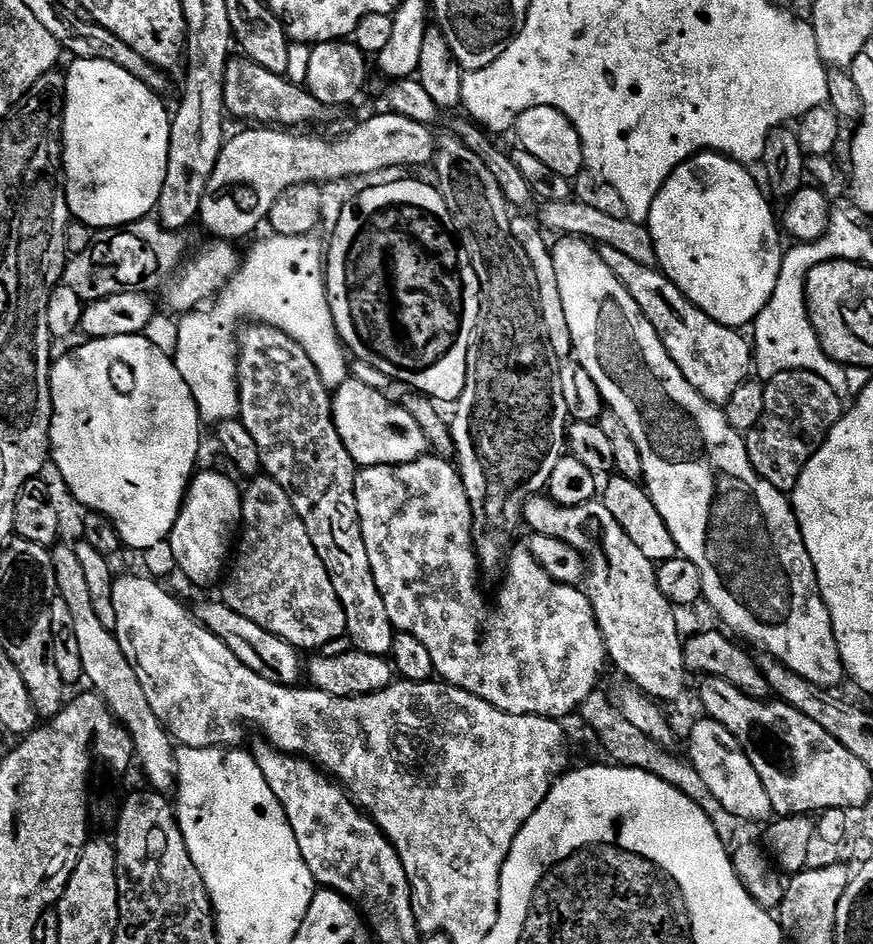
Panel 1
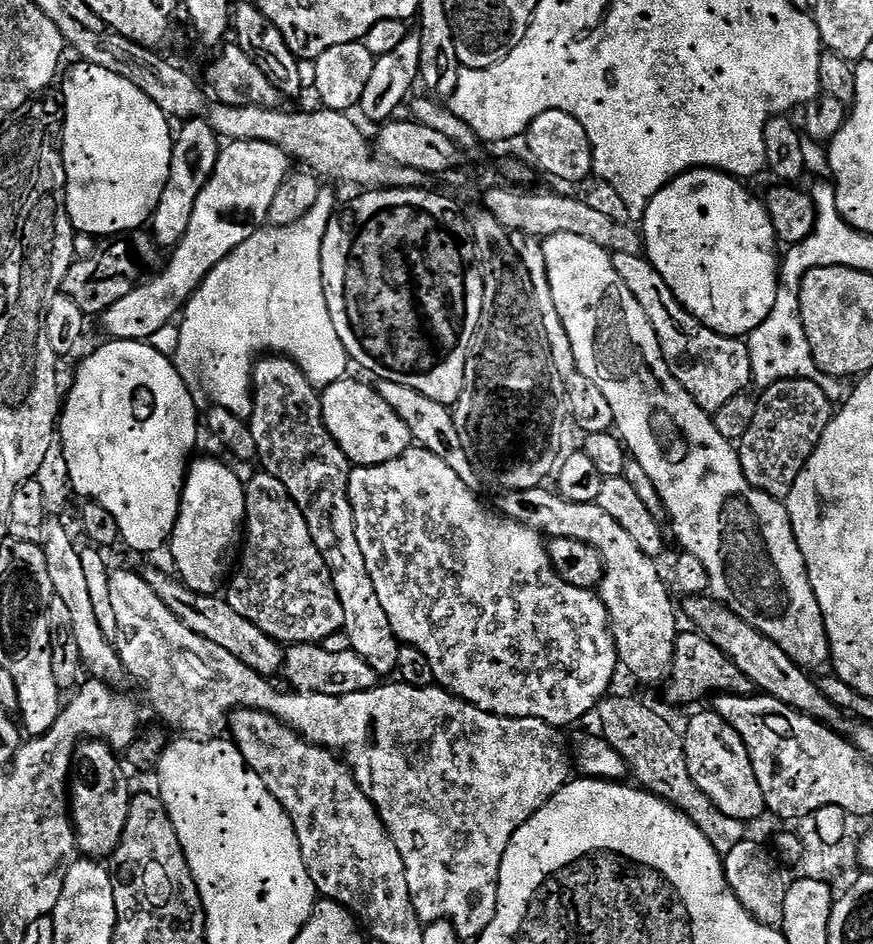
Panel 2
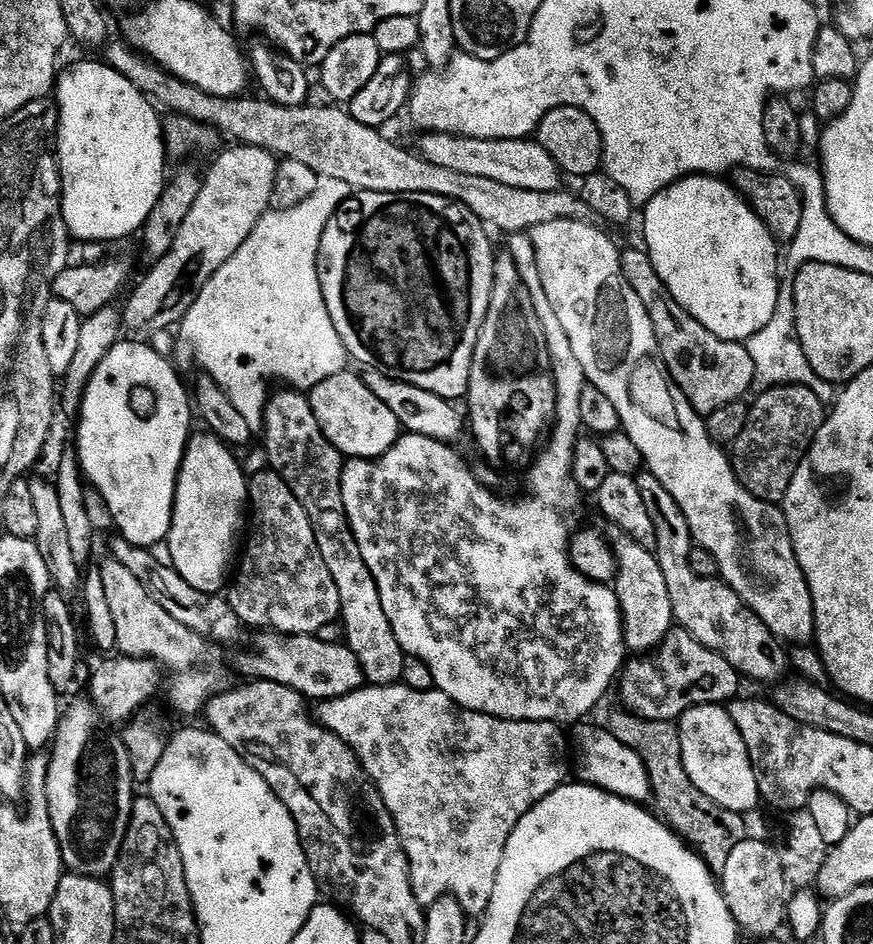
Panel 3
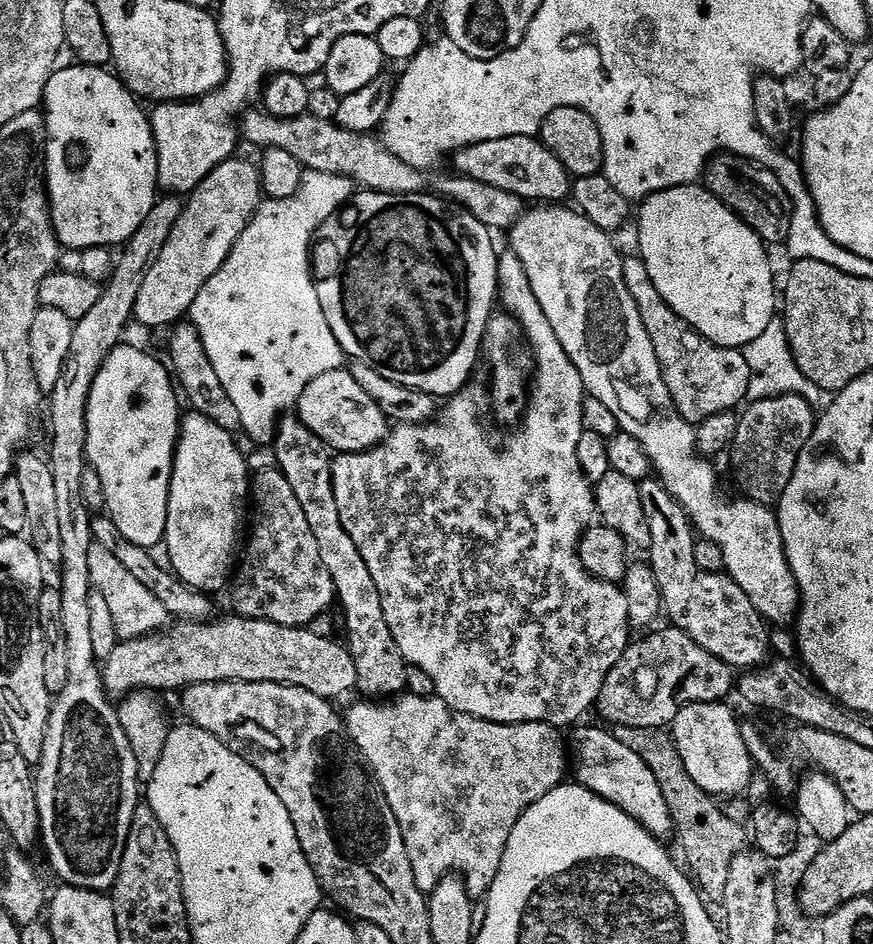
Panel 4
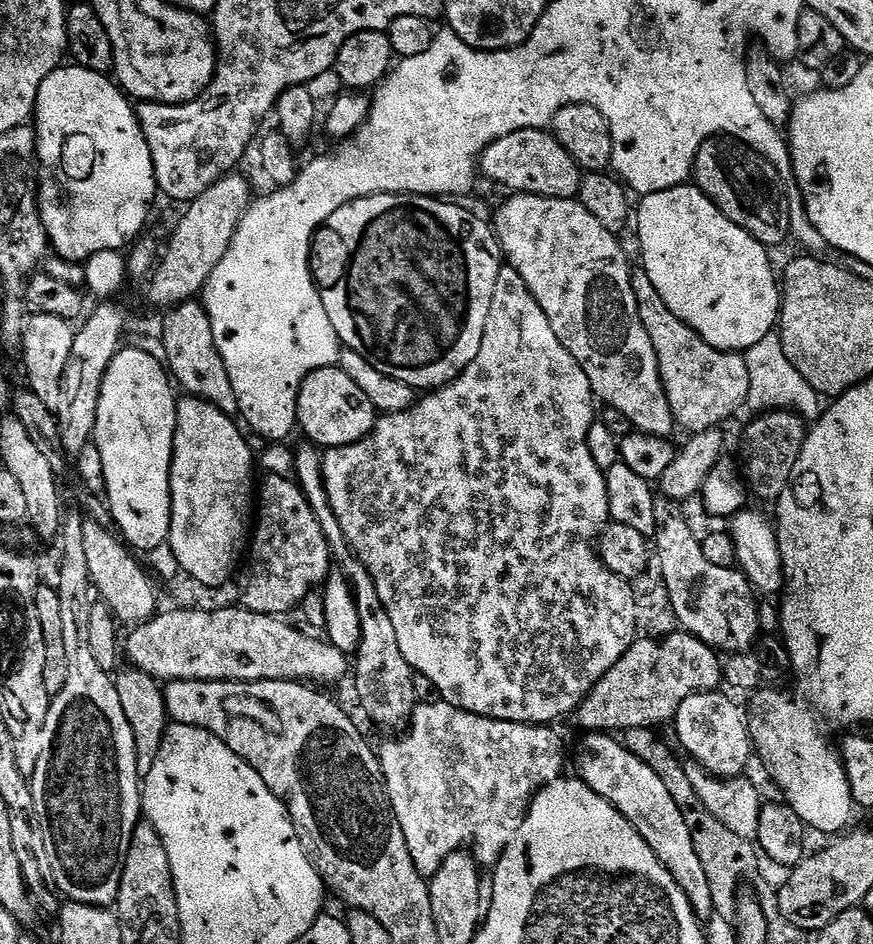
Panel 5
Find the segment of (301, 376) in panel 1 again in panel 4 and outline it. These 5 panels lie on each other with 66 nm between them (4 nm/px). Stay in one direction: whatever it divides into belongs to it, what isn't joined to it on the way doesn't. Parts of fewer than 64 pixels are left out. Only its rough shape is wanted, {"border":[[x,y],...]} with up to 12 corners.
{"border":[[299,415],[275,467],[334,578],[358,692],[407,689],[409,665],[334,499],[333,449]]}

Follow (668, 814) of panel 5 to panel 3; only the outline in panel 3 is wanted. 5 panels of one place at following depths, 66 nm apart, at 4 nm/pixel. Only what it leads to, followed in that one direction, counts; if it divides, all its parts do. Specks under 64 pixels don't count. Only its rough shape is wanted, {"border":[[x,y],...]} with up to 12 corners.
{"border":[[607,727],[571,729],[574,776],[623,800],[653,799],[642,758]]}

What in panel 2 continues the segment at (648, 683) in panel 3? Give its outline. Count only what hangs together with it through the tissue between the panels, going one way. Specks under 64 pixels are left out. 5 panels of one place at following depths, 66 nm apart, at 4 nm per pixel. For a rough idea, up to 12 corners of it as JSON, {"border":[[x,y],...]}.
{"border":[[695,630],[676,638],[668,696],[751,696],[754,682]]}

